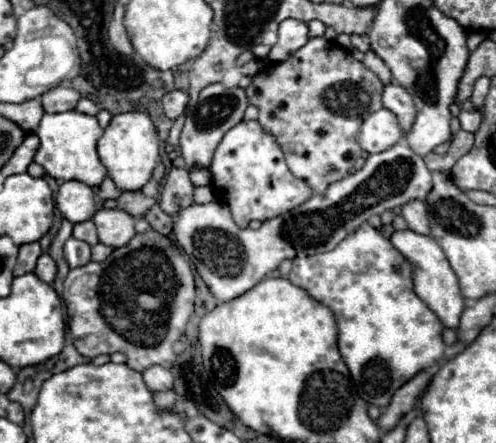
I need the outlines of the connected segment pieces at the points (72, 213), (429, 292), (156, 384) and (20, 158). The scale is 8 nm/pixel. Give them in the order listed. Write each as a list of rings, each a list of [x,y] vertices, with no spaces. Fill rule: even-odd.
[[[79,180],[63,182],[59,186],[55,202],[57,202],[59,212],[71,224],[89,220],[95,214],[95,210],[97,210],[95,208],[95,192],[93,192],[93,188],[83,184],[83,182],[79,182]]]
[[[413,230],[393,232],[391,242],[413,266],[413,290],[415,290],[415,294],[439,316],[439,320],[443,322],[445,328],[457,328],[461,312],[463,312],[465,306],[463,306],[463,298],[461,298],[461,292],[459,292],[457,276],[455,276],[453,268],[449,266],[439,244],[431,236],[417,234]]]
[[[151,366],[143,372],[143,380],[151,392],[173,388],[173,374],[163,366]]]
[[[27,134],[25,142],[13,152],[11,160],[1,168],[1,174],[7,178],[11,174],[23,174],[27,172],[27,166],[33,162],[33,156],[39,148],[39,138],[35,134]]]

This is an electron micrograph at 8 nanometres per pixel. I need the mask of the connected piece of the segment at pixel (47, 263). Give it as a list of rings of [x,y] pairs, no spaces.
[[[41,254],[41,256],[39,256],[39,260],[37,260],[37,268],[35,268],[35,274],[37,274],[43,282],[53,284],[55,274],[57,274],[57,266],[55,266],[55,262],[51,260],[49,254]]]

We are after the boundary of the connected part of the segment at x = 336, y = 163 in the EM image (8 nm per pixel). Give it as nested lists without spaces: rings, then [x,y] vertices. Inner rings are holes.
[[[309,38],[309,42],[285,62],[273,64],[253,76],[253,82],[247,88],[249,104],[259,106],[257,122],[277,138],[279,146],[285,152],[289,170],[297,178],[305,180],[315,194],[323,194],[329,184],[345,178],[355,166],[355,160],[363,154],[357,142],[357,132],[371,112],[383,108],[381,94],[381,80],[361,62],[357,62],[345,48],[325,38]]]

